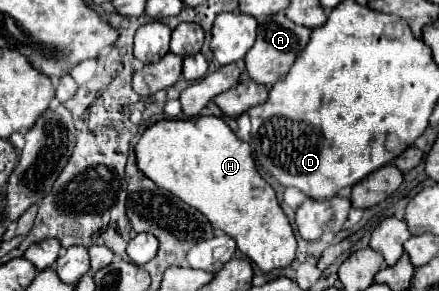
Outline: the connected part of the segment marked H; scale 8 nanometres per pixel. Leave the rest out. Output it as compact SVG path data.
M196 116L186 120L160 120L142 134L136 146L136 160L138 168L150 180L154 180L154 184L172 192L188 206L200 210L210 220L212 228L220 228L222 232L232 236L238 250L246 254L262 272L268 274L274 268L286 268L288 264L292 264L296 252L292 226L282 212L272 186L258 174L248 142L240 140L222 118Z

